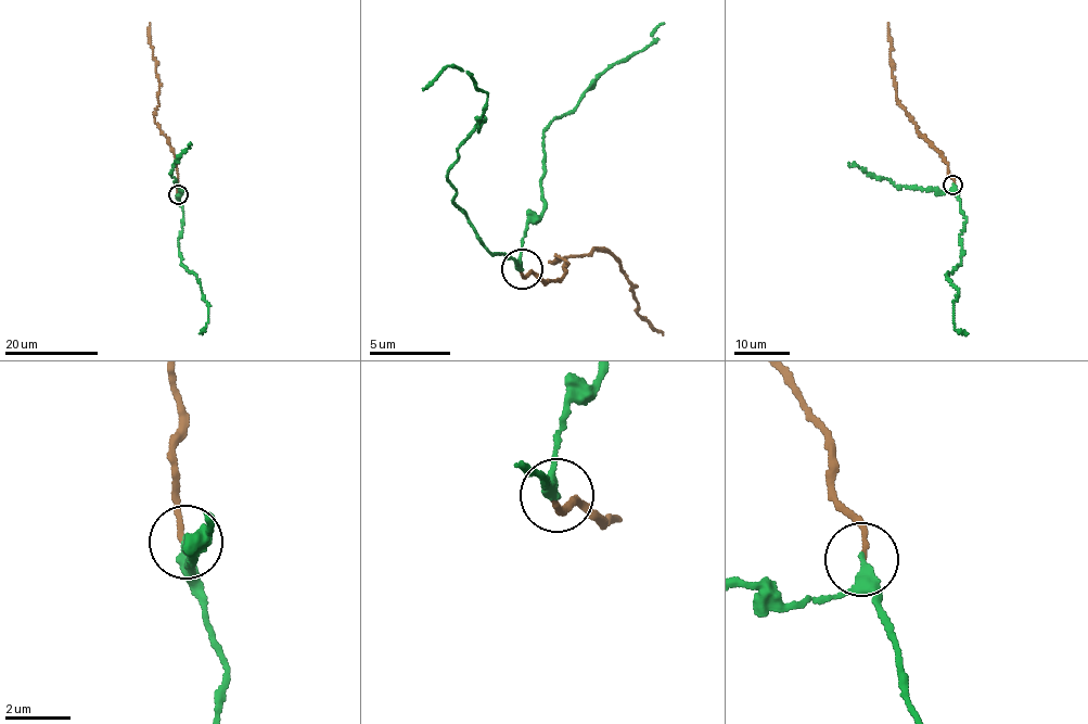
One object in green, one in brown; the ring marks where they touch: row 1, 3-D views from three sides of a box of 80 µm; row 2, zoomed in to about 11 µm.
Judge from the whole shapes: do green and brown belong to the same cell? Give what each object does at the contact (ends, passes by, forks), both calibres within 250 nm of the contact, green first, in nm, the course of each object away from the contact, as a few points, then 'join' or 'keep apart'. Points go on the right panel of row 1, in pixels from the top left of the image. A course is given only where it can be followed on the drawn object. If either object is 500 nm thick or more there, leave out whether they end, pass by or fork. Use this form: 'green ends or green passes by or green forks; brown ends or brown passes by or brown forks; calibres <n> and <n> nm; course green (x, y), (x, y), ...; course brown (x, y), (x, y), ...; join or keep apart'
green ends; brown ends; calibres 360 and 140 nm; course green (952, 185), (965, 217), (960, 235), (960, 264), (946, 279), (959, 290), (952, 302), (954, 327), (967, 335); course brown (952, 186), (947, 162), (918, 134), (914, 123), (895, 94), (887, 22); join

